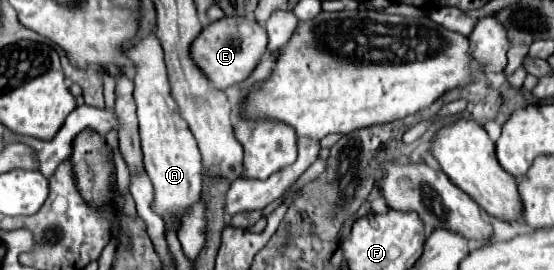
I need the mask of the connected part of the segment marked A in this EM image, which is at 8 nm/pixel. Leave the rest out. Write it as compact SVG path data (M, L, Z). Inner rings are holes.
M150 34L126 52L134 64L134 100L138 106L144 168L154 184L154 212L158 212L164 220L174 216L182 218L188 206L194 204L202 192L202 164L196 140L192 138L186 122L180 118L178 104L172 98L160 40Z

